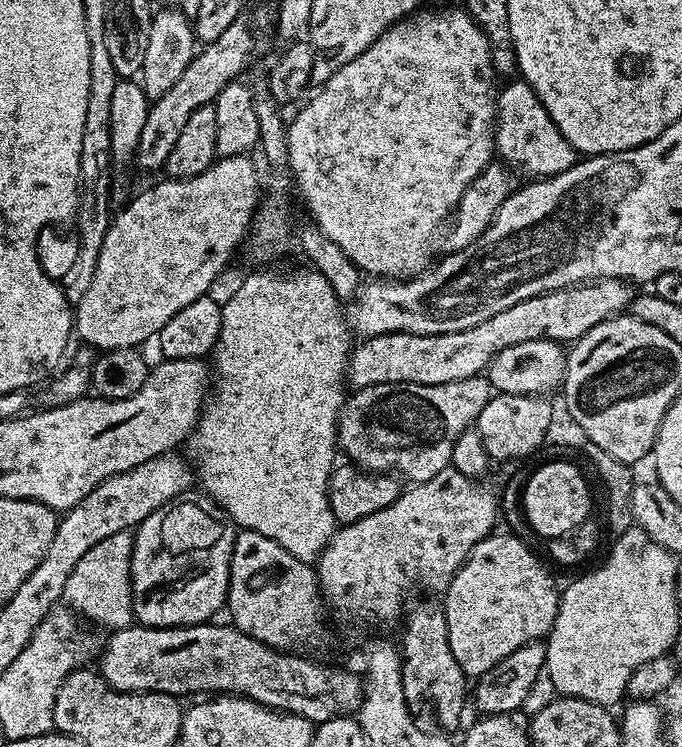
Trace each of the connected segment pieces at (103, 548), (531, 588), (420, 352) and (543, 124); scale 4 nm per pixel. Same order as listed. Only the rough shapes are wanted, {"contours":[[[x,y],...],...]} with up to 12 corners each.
{"contours":[[[132,536],[86,550],[63,603],[89,625],[133,623]],[[518,537],[478,542],[442,596],[464,675],[543,641],[559,605]],[[597,280],[506,306],[478,326],[361,339],[353,389],[479,376],[518,342],[575,342],[631,305]],[[522,78],[499,89],[499,159],[532,178],[578,153]]]}

